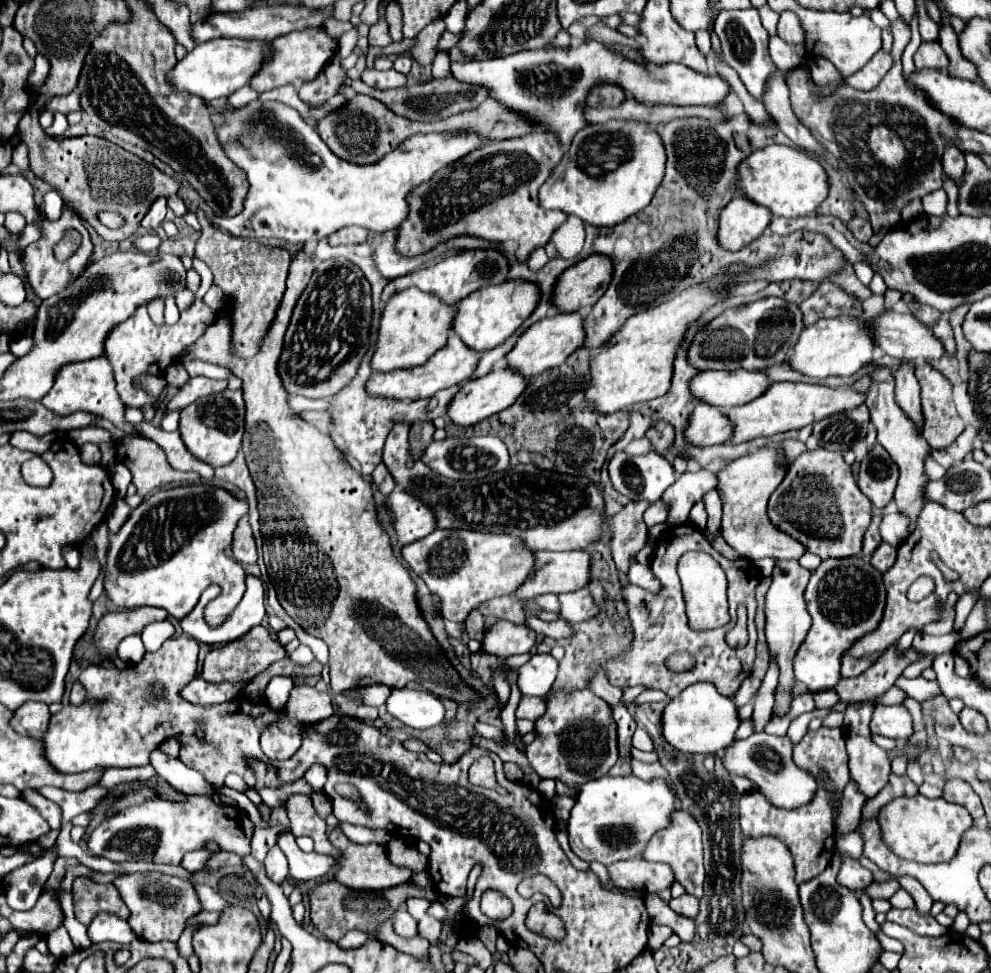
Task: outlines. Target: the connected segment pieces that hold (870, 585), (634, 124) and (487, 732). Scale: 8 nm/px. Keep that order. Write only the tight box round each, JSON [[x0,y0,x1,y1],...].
[[794,556,886,692],[540,120,666,226],[474,722,504,742]]

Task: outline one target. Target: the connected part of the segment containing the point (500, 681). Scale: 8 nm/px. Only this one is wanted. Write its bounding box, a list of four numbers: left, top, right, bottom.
[494,670,510,708]

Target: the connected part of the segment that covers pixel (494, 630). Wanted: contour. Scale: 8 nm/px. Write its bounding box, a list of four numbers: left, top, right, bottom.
[482,620,536,658]

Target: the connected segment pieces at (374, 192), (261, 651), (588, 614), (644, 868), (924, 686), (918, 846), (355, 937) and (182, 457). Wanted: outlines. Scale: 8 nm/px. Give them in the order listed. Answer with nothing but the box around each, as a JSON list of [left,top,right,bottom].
[[214,100,486,244],[202,626,286,682],[558,588,600,624],[608,858,674,892],[896,676,940,702],[878,794,972,864],[338,932,372,948],[132,422,214,480]]

